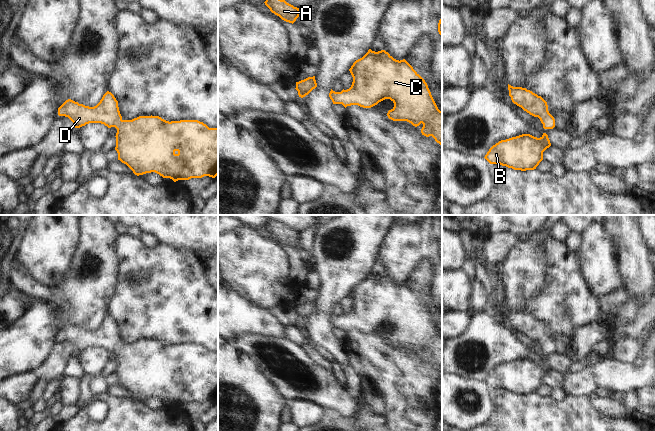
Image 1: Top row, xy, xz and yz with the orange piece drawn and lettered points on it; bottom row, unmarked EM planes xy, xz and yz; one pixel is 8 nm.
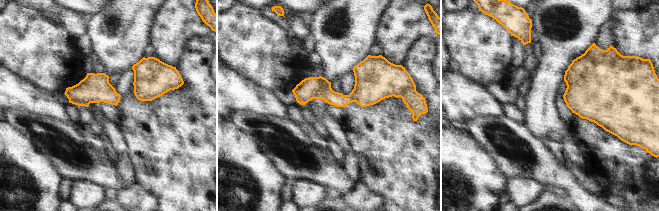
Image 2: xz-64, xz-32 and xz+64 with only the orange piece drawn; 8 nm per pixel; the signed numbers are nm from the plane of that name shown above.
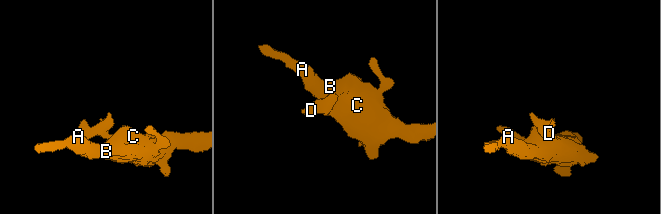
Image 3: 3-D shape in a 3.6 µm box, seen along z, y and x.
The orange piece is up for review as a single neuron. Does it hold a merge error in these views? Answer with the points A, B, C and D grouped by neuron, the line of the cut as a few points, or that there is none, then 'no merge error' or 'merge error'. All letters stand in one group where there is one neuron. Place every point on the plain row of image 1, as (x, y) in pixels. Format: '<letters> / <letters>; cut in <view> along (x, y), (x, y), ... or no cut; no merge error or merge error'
A B C D; no cut; no merge error

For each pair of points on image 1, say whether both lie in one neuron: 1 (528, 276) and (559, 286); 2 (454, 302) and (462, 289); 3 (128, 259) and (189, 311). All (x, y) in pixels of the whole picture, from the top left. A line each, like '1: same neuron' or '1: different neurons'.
1: different neurons
2: same neuron
3: same neuron

